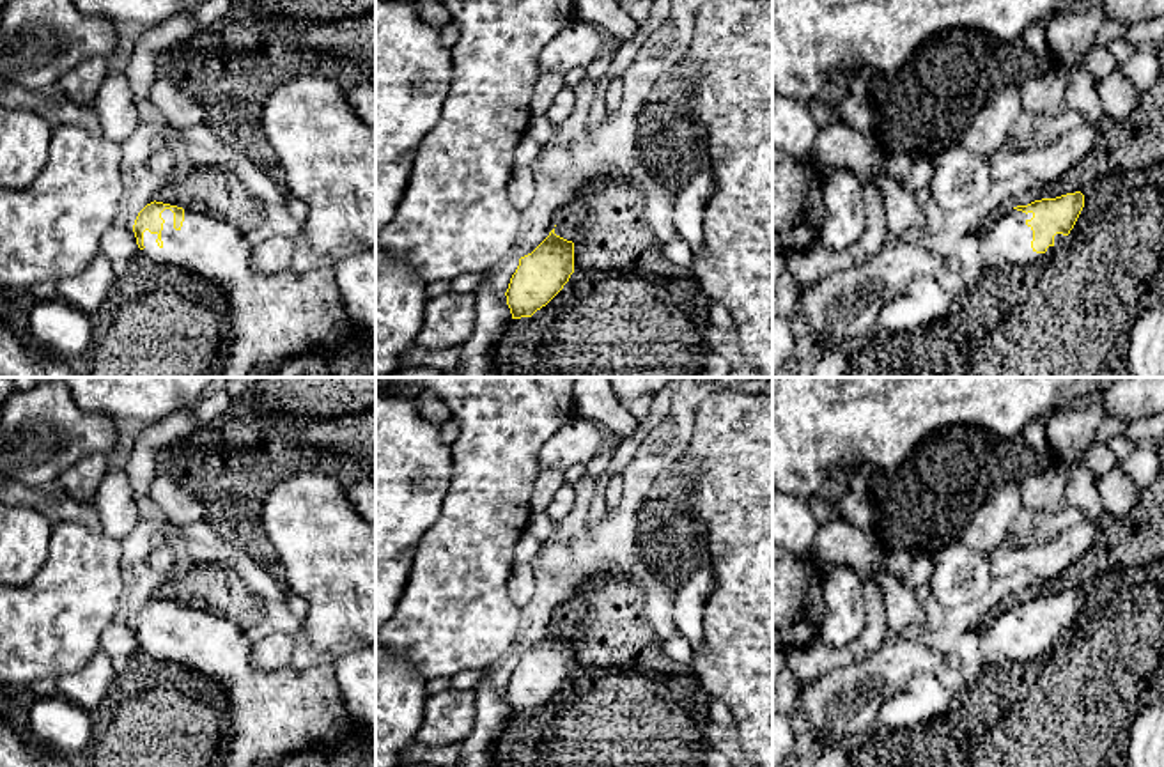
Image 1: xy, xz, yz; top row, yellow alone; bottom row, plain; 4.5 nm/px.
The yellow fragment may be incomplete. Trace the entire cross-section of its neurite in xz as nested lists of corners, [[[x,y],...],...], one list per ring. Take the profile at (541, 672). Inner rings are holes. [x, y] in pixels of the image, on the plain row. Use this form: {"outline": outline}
{"outline": [[[549,632],[519,662],[505,689],[512,716],[532,714],[546,703],[574,670],[574,639]]]}

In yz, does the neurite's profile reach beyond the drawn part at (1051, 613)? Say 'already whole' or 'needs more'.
needs more

